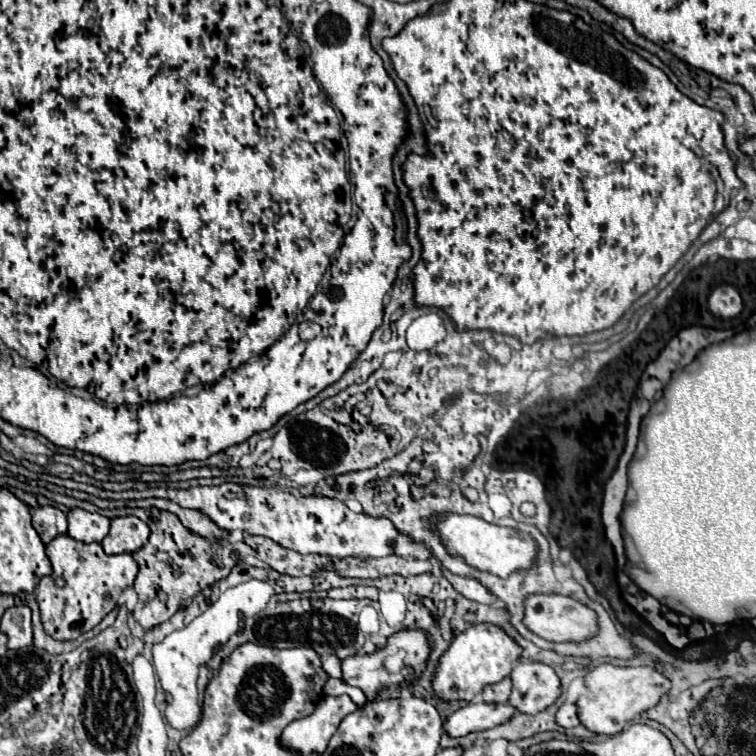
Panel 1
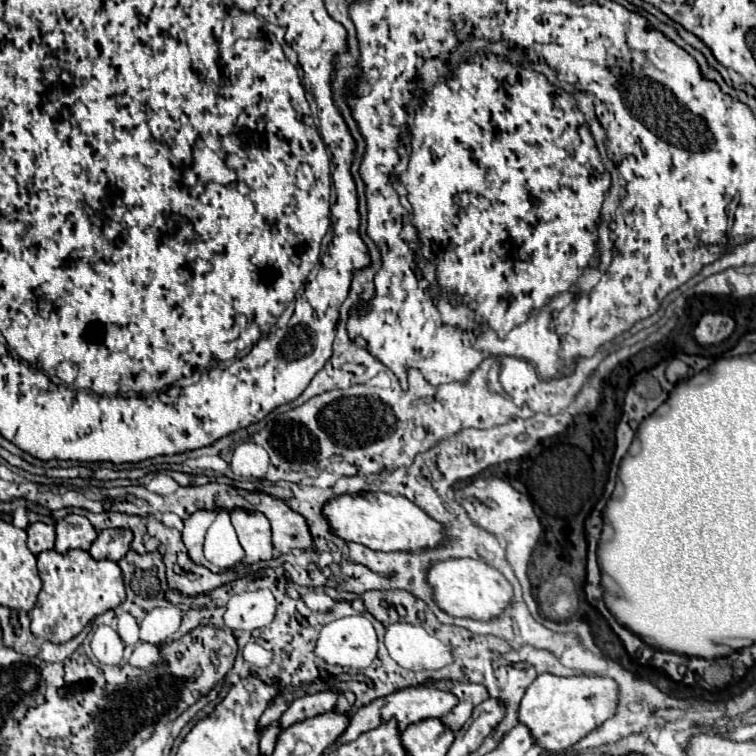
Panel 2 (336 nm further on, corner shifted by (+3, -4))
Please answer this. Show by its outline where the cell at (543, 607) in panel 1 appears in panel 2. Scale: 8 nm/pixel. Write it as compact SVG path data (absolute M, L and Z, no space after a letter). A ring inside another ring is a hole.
M449 559L429 569L429 583L435 589L435 603L455 617L471 617L475 621L497 619L513 603L511 583L493 567L473 559Z

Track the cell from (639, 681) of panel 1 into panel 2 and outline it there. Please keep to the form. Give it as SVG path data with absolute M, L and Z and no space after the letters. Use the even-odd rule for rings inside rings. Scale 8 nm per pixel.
M539 675L525 691L519 707L519 723L525 723L545 751L563 751L601 727L619 707L619 685L611 677Z

